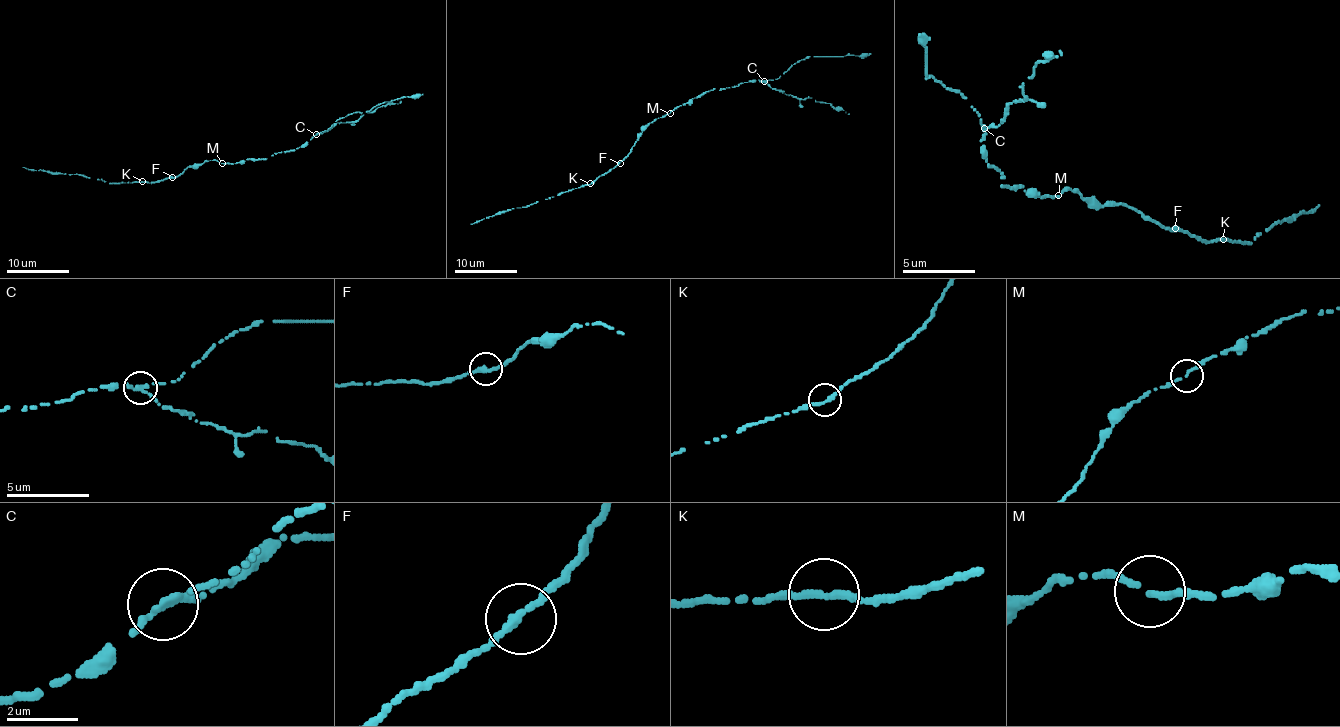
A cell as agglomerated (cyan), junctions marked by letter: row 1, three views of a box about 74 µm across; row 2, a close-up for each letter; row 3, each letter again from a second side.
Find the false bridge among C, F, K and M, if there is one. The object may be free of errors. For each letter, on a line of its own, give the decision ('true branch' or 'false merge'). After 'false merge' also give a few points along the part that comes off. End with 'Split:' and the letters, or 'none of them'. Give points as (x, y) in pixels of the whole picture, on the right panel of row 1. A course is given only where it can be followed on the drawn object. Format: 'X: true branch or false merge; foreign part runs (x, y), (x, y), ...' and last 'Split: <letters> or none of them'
C: false merge; foreign part runs (985, 129), (1000, 126), (1014, 100), (1025, 96), (1022, 82), (1033, 78), (1033, 67), (1058, 56), (1058, 49)
F: true branch
K: true branch
M: true branch
Split: C

